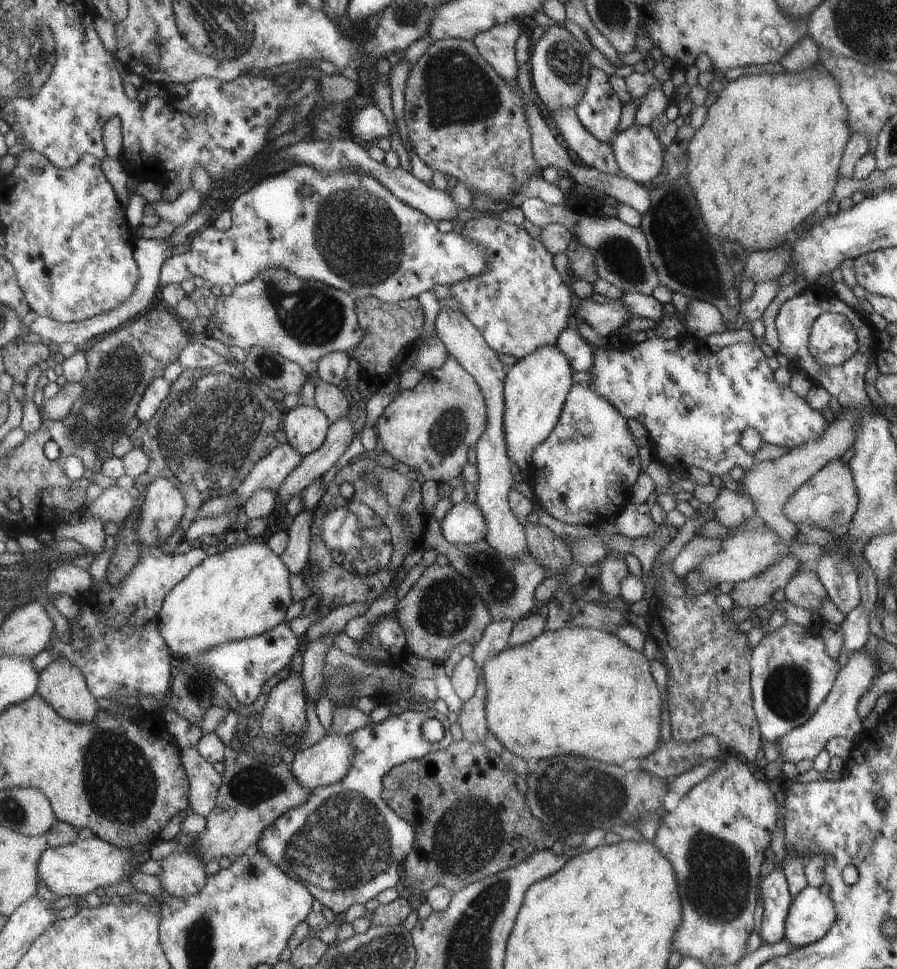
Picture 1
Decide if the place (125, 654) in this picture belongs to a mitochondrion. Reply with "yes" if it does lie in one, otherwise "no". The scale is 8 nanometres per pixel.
no

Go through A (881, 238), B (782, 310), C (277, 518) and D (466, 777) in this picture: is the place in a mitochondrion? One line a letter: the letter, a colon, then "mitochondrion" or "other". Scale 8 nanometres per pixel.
A: other
B: other
C: other
D: other

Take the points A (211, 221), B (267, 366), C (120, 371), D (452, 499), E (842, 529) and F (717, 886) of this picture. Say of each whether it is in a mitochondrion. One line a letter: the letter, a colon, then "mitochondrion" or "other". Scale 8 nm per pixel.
A: other
B: mitochondrion
C: mitochondrion
D: other
E: other
F: mitochondrion

